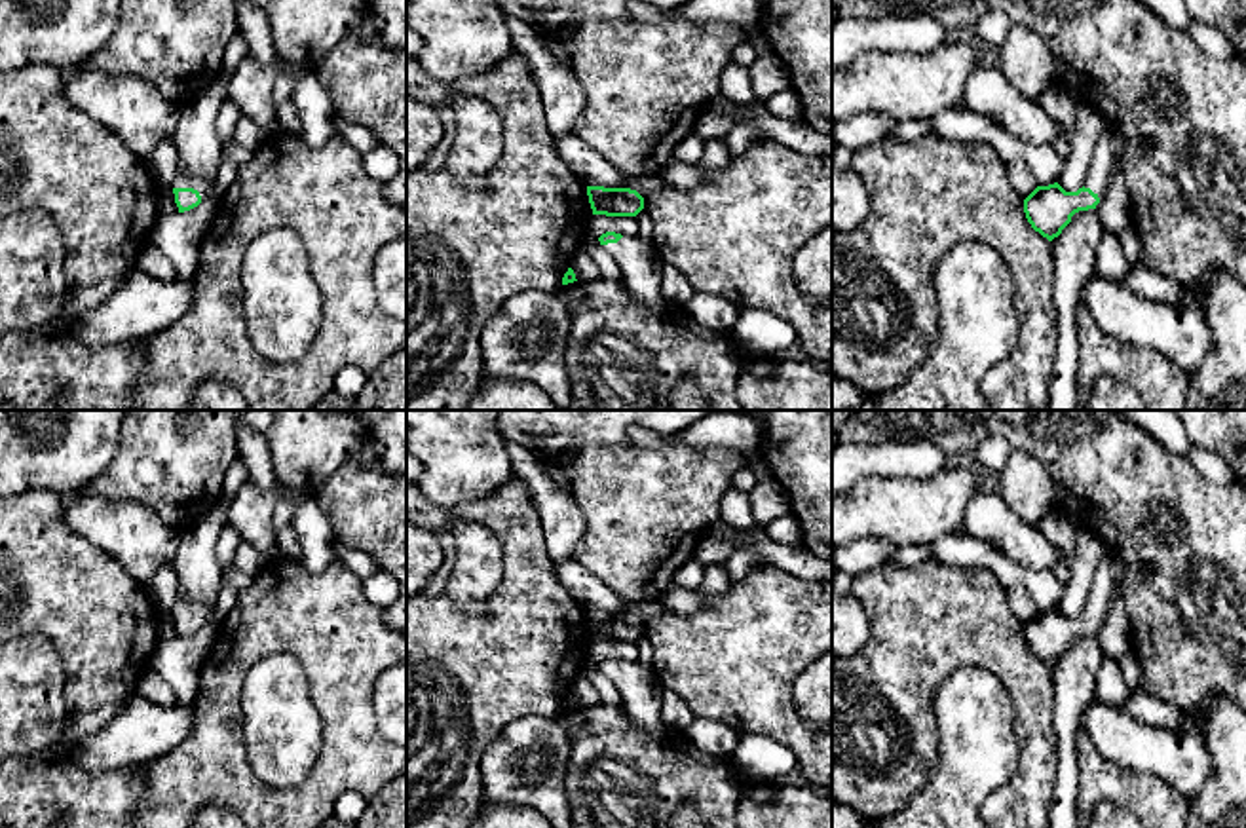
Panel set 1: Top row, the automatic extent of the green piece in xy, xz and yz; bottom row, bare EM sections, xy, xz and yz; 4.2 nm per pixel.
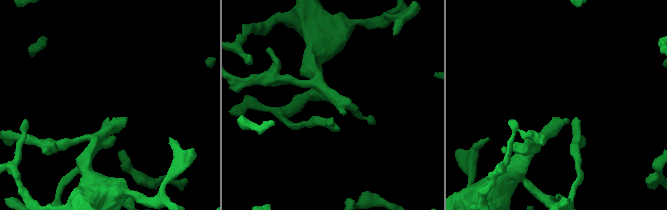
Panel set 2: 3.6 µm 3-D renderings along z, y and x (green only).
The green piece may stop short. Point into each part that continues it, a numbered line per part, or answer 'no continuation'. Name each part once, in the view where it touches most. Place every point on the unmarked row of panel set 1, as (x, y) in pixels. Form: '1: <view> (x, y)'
1: xy (207, 614)

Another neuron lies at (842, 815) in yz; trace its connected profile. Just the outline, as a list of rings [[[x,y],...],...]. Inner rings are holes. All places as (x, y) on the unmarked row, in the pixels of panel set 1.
[[[849,805],[832,807],[832,828],[866,828],[870,822],[857,815]]]

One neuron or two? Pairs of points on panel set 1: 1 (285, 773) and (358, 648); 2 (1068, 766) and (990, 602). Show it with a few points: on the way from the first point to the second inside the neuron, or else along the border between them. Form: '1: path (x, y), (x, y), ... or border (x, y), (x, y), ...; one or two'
1: border (306, 673), (320, 718), (318, 762); two
2: border (1055, 709), (1060, 764), (1053, 796); two

